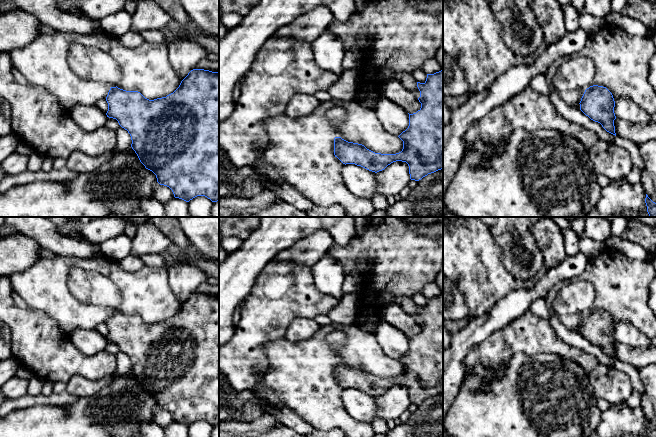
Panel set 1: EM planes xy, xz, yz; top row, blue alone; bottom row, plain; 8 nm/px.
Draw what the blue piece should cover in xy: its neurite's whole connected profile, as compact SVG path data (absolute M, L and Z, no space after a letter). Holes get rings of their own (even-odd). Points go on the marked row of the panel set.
M193 69L181 81L179 87L166 97L149 100L138 91L126 91L111 87L106 97L108 103L107 117L116 119L119 125L128 131L131 136L131 147L137 154L140 162L146 169L152 171L160 185L169 187L175 198L189 202L197 196L205 196L212 202L219 201L219 72L212 72L204 69Z

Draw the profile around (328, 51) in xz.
M325 30L313 43L312 50L316 64L336 75L344 71L342 61L346 54L343 44L329 30Z

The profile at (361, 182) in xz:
M346 164L342 169L345 186L354 195L372 199L376 193L376 173L355 164Z

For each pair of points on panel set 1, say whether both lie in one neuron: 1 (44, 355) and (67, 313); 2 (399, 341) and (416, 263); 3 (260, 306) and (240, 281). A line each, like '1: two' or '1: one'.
1: two
2: two
3: two

